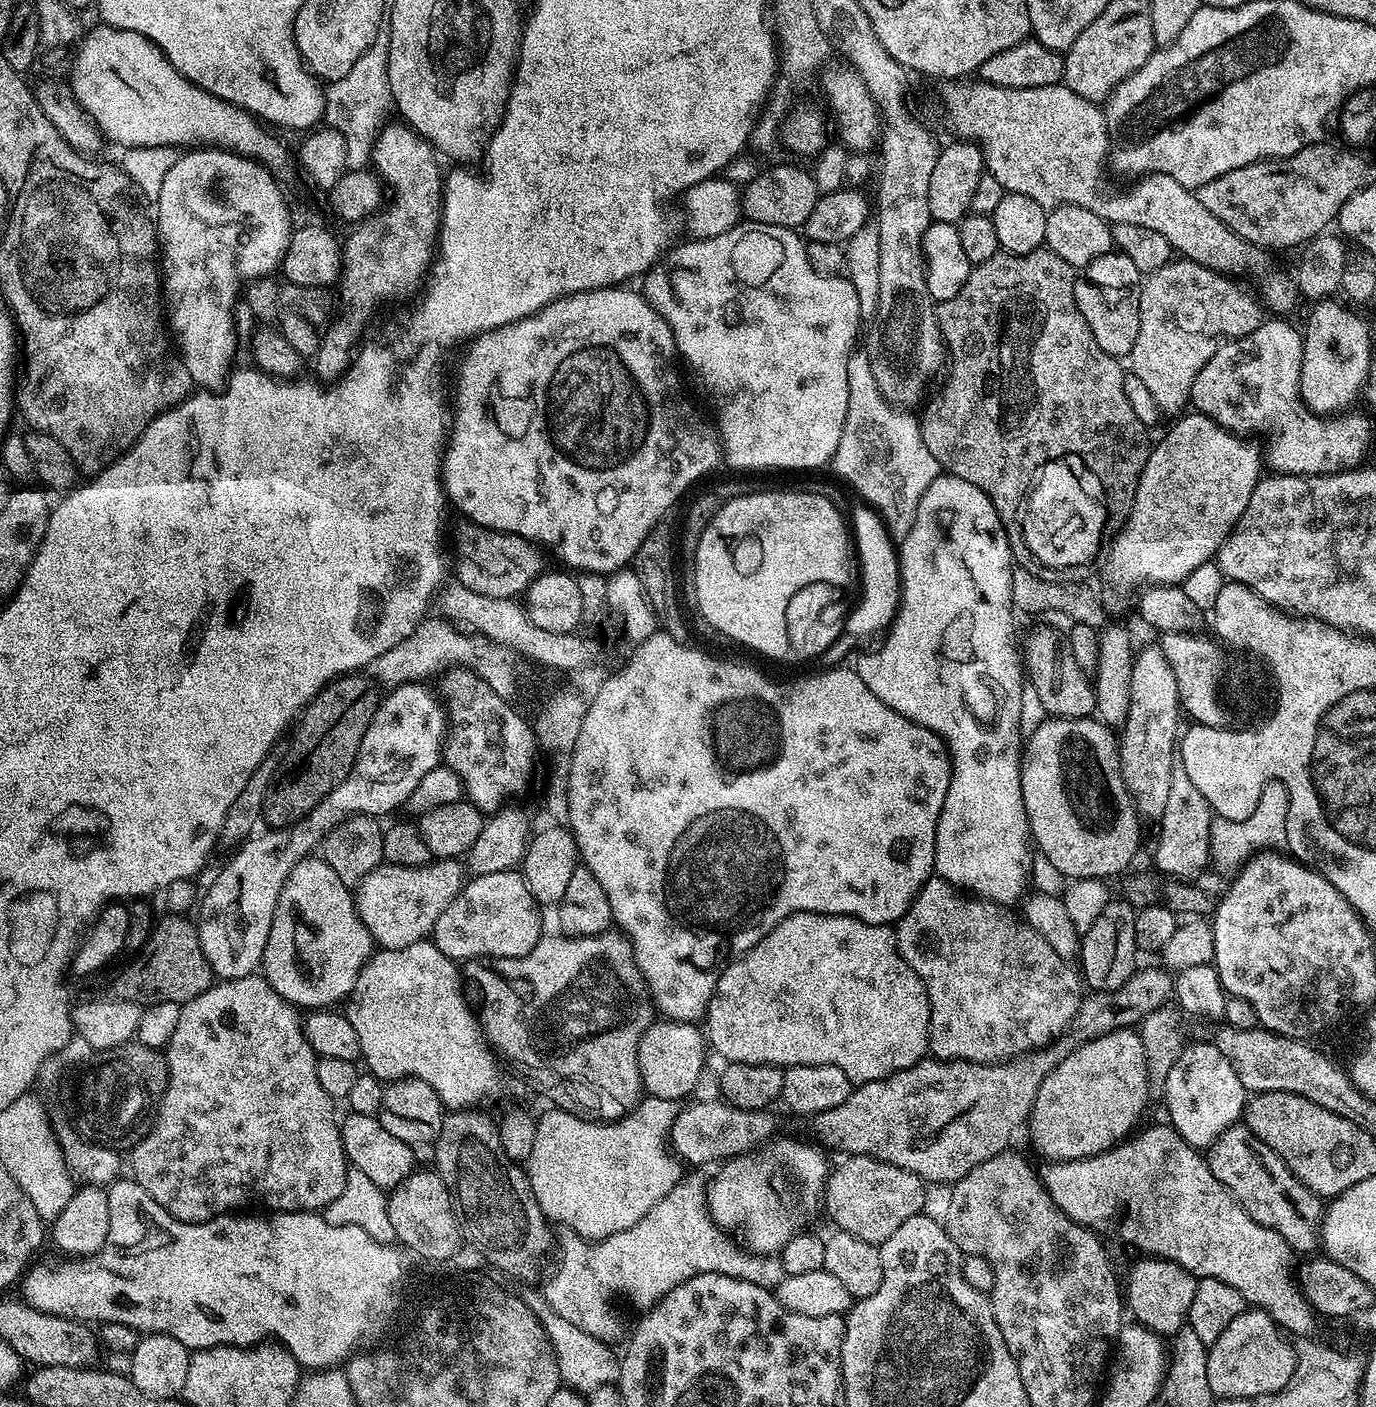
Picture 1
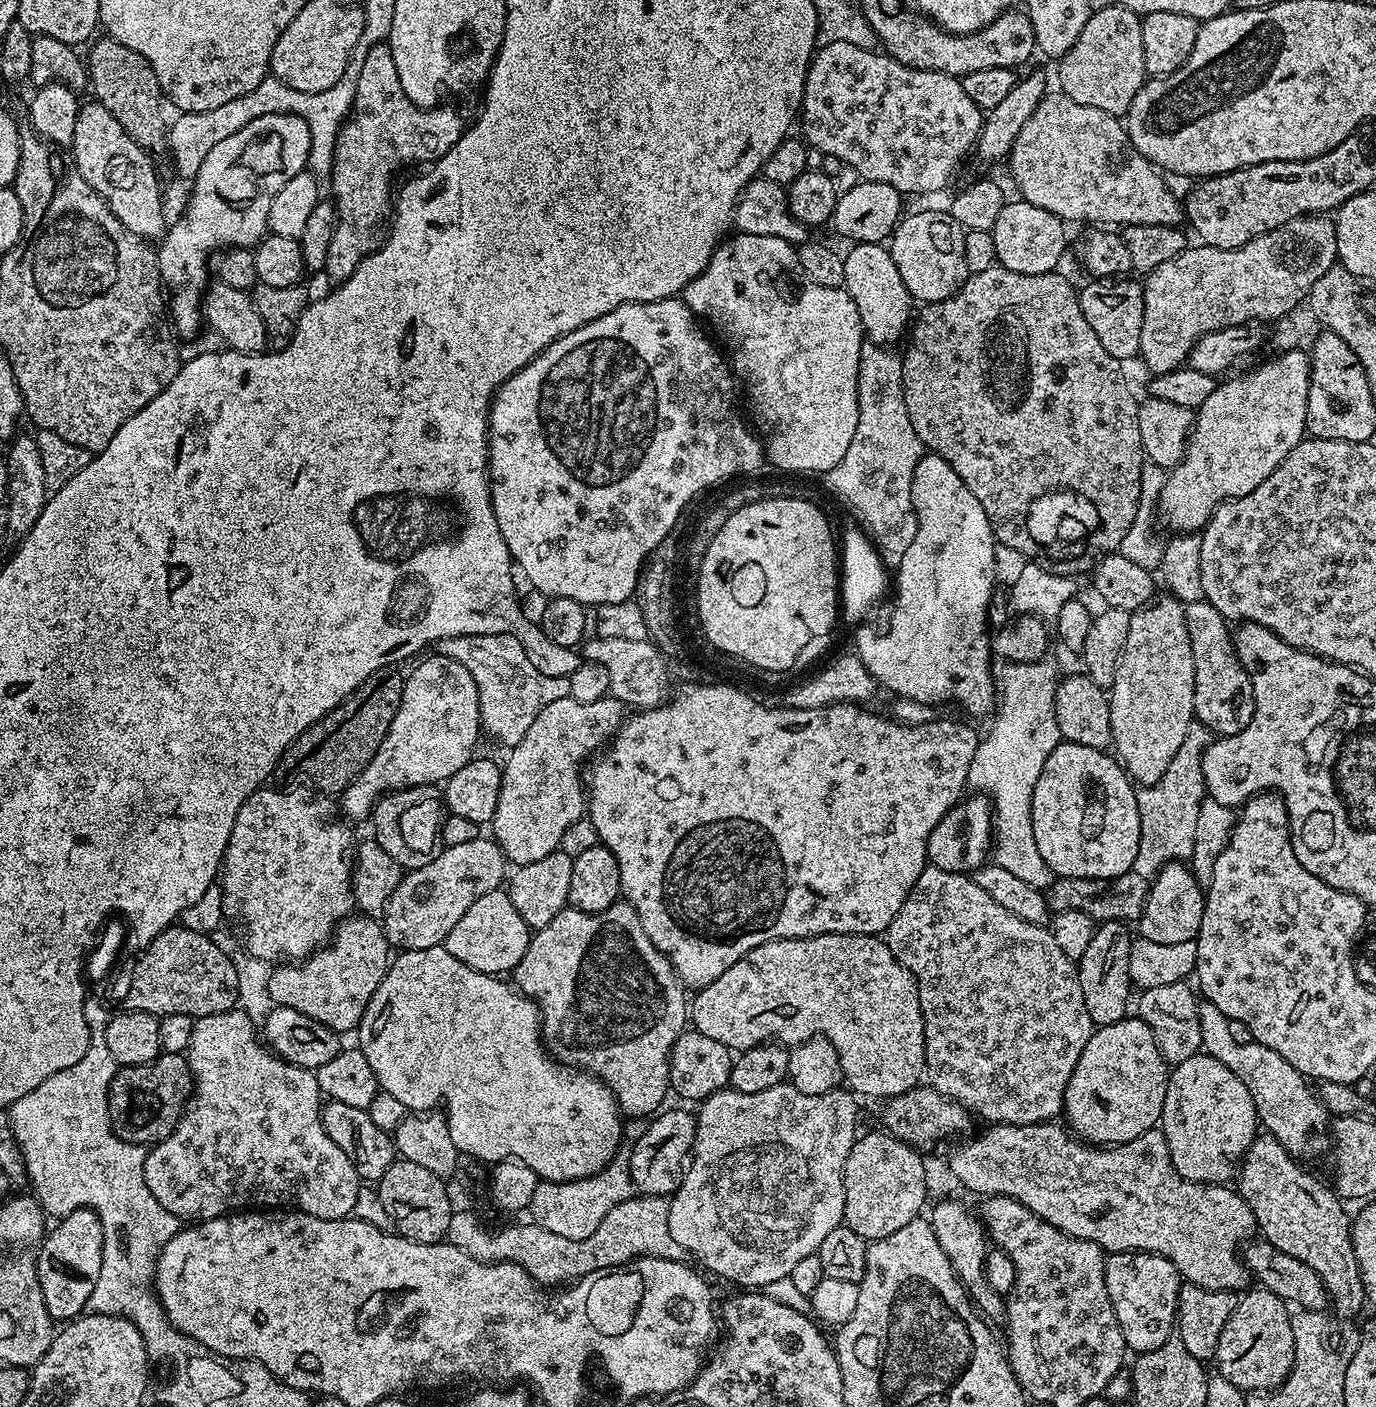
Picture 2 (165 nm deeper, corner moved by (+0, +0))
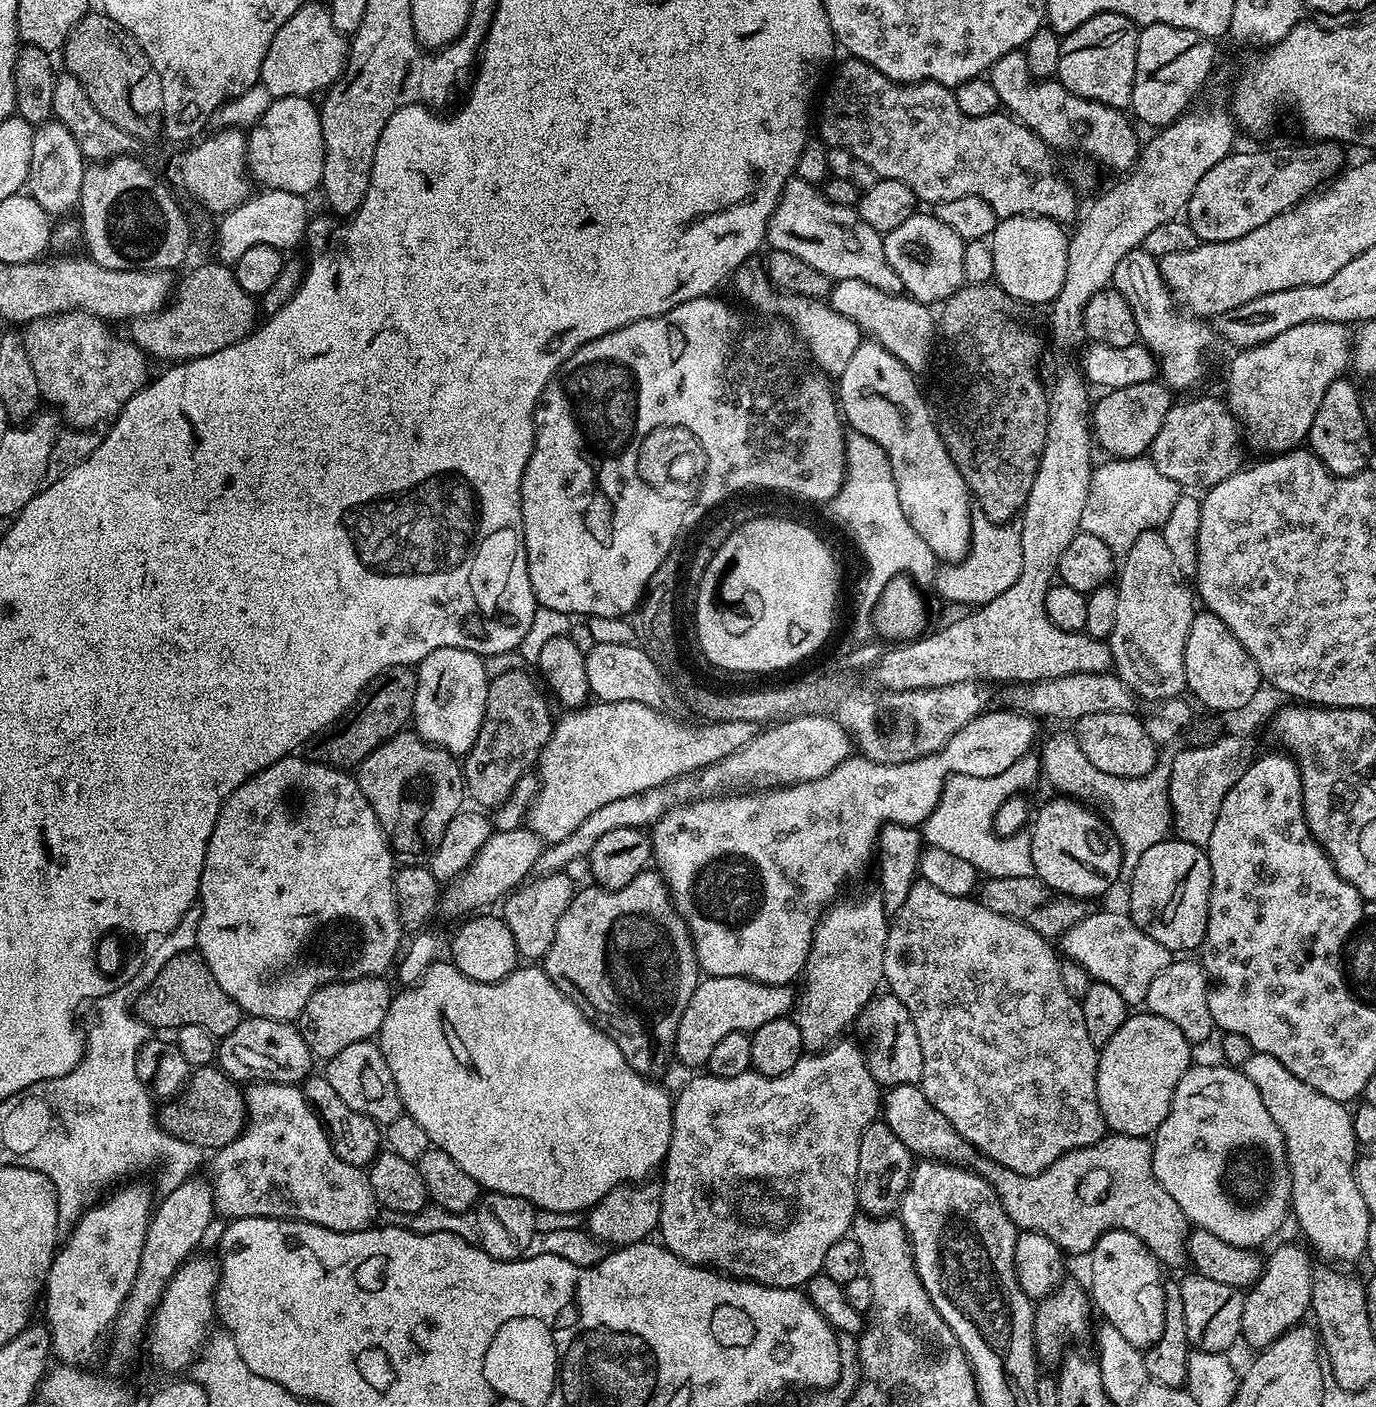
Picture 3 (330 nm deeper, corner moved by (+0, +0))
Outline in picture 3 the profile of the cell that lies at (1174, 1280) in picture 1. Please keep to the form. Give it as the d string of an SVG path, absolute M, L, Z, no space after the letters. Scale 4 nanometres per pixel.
M1111 1228L1108 1232L1102 1233L1091 1250L1090 1259L1092 1259L1090 1300L1095 1311L1097 1308L1104 1315L1106 1323L1114 1326L1114 1330L1118 1330L1118 1334L1122 1334L1122 1338L1126 1338L1130 1346L1141 1350L1154 1346L1154 1342L1162 1338L1164 1329L1164 1280L1162 1275L1160 1276L1162 1271L1160 1261L1138 1237L1121 1228Z

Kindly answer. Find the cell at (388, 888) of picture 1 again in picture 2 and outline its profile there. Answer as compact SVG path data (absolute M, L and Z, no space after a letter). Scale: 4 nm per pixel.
M477 838L470 842L462 842L458 846L441 847L429 864L405 871L394 894L390 894L390 902L382 917L382 927L389 945L393 949L405 952L441 947L450 930L454 930L458 918L462 918L462 914L470 910L471 904L478 902L482 894L495 892L505 883L504 868L506 869L506 861L496 841L491 838Z

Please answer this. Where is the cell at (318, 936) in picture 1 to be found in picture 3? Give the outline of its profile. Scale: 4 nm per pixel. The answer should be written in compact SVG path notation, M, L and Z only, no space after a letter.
M363 976L357 980L337 980L317 988L314 994L310 994L310 998L298 1018L298 1027L302 1038L306 1038L306 1046L312 1051L313 1057L317 1061L327 1062L342 1050L346 1050L346 1046L354 1046L354 1042L372 1040L379 1033L394 995L393 989L388 989L386 981L384 976Z

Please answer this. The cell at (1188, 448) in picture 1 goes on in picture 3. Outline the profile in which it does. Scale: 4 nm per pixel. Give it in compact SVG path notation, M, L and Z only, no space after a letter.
M1306 322L1302 326L1290 326L1290 330L1285 330L1283 334L1278 334L1278 338L1270 338L1270 342L1262 342L1253 348L1245 348L1235 353L1236 357L1232 360L1232 373L1228 376L1228 396L1226 403L1229 412L1236 417L1241 429L1246 433L1246 444L1249 449L1257 448L1260 454L1279 454L1291 452L1293 448L1299 448L1307 441L1308 431L1314 422L1314 414L1318 414L1318 406L1322 406L1322 394L1335 380L1341 379L1345 375L1344 367L1347 369L1350 364L1350 332L1343 324L1334 322Z

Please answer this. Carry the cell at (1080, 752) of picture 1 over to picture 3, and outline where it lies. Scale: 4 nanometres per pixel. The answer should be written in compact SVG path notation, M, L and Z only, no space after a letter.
M1060 799L1048 800L1037 812L1035 809L1030 824L1035 875L1055 892L1087 901L1088 896L1100 896L1119 881L1119 866L1123 860L1120 844L1111 831L1105 830L1105 821L1100 821L1090 809L1075 804L1080 803L1075 799Z

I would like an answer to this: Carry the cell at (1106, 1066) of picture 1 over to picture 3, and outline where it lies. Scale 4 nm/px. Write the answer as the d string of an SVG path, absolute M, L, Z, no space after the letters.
M1147 1010L1133 1011L1118 1026L1114 1038L1106 1042L1096 1057L1096 1089L1098 1090L1098 1106L1104 1115L1105 1125L1113 1133L1121 1136L1151 1137L1166 1122L1166 1114L1170 1114L1170 1106L1174 1098L1174 1090L1178 1082L1193 1067L1193 1045L1184 1037L1182 1030L1174 1026L1174 1022L1166 1022L1158 1014Z

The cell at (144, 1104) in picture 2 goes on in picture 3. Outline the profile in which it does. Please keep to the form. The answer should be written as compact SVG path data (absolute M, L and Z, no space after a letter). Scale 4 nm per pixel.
M216 1066L195 1069L178 1095L165 1104L168 1105L164 1109L161 1107L158 1112L158 1119L164 1129L174 1138L205 1150L221 1148L238 1138L248 1119L241 1085Z

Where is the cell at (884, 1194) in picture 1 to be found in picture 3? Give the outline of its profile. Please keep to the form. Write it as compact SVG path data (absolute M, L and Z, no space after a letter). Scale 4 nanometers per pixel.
M873 1122L862 1134L860 1153L858 1154L858 1178L856 1179L856 1203L861 1213L870 1216L890 1216L900 1207L900 1200L908 1190L912 1177L914 1157L901 1140L896 1137L894 1130L882 1122Z

